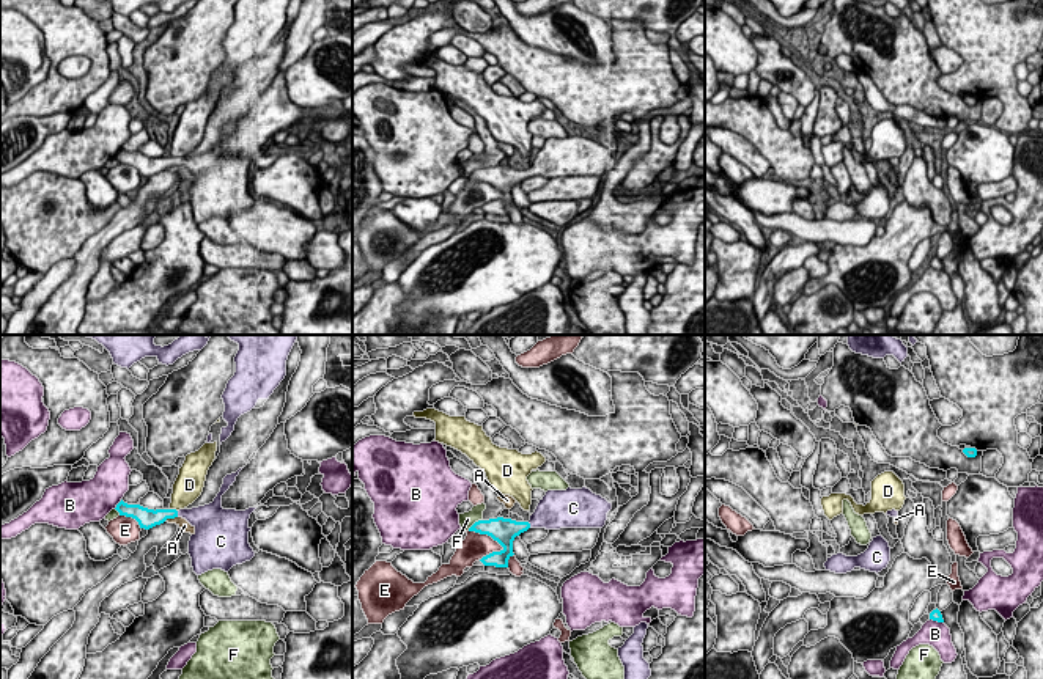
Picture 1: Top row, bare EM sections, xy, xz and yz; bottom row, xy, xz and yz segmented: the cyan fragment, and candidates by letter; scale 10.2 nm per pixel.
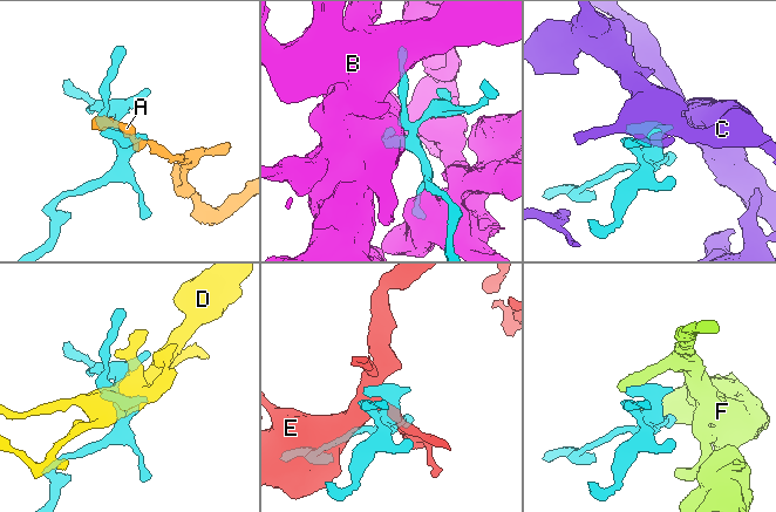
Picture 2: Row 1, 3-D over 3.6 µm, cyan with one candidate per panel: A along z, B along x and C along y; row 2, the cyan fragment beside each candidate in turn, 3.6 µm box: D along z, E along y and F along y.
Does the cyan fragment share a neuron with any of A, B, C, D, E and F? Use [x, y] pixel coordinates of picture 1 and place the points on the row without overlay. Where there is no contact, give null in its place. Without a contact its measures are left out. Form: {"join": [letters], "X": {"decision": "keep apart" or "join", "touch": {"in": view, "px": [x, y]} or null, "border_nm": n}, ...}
{"join": ["C"], "A": {"decision": "keep apart", "touch": {"in": "xy", "px": [170, 165]}, "border_nm": 150}, "B": {"decision": "keep apart", "touch": {"in": "xy", "px": [117, 153]}, "border_nm": 130}, "C": {"decision": "join", "touch": {"in": "xy", "px": [176, 162]}, "border_nm": 70}, "D": {"decision": "keep apart", "touch": {"in": "xy", "px": [173, 157]}, "border_nm": 90}, "E": {"decision": "keep apart", "touch": {"in": "xz", "px": [486, 181]}, "border_nm": 440}, "F": {"decision": "keep apart", "touch": {"in": "xz", "px": [475, 170]}, "border_nm": 190}}

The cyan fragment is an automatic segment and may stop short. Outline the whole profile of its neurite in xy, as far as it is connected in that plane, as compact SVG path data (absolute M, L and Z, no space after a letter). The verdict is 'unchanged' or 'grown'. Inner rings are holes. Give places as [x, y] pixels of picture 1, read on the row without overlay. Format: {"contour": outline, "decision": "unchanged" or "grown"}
{"contour": "M241 118L227 123L214 149L205 154L154 159L140 152L127 152L121 148L115 157L120 163L135 167L140 176L145 178L160 173L167 167L186 167L195 176L189 189L193 220L197 223L212 217L228 220L233 214L250 209L255 204L249 192L249 179L252 178L249 167L256 156L245 159L222 156L222 143L233 134Z", "decision": "grown"}

